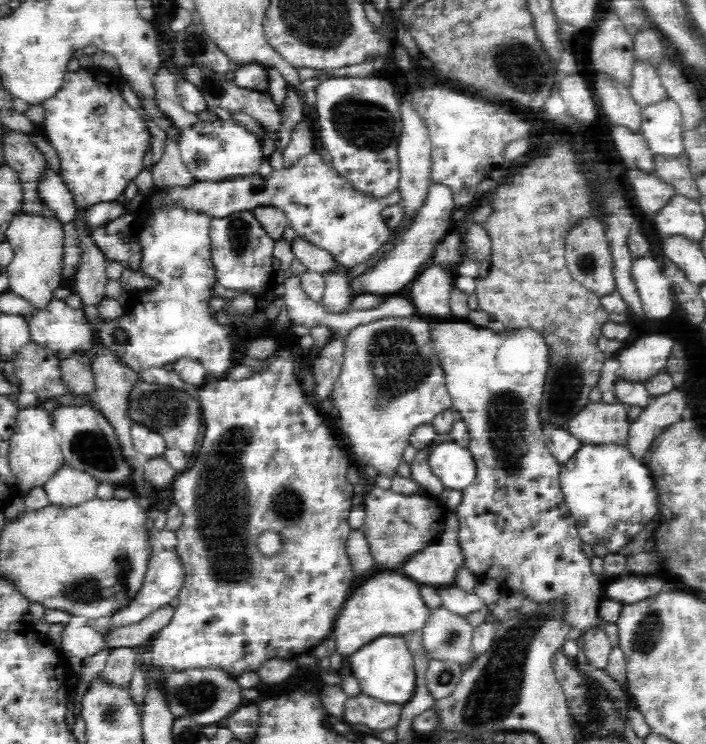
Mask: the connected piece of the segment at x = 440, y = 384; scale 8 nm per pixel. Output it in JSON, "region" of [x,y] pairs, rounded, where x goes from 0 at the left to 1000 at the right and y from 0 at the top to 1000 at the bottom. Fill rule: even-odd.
{"region":[[[540,427],[538,430],[530,430],[530,433],[521,433],[521,435],[510,435],[504,441],[497,441],[484,453],[484,489],[479,511],[475,513],[469,539],[472,544],[482,552],[482,579],[496,590],[499,605],[507,614],[507,624],[530,626],[535,632],[535,638],[555,640],[561,634],[561,628],[571,614],[572,603],[579,599],[578,590],[581,583],[596,573],[603,570],[609,571],[612,565],[626,556],[626,554],[635,554],[642,550],[640,536],[633,523],[630,512],[630,500],[625,491],[625,484],[620,472],[616,469],[616,460],[613,458],[613,437],[606,427]]]}

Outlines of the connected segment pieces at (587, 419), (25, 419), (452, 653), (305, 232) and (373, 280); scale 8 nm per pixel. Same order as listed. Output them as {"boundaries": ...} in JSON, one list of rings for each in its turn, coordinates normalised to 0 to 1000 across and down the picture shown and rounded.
{"boundaries":[[[[853,539],[833,542],[823,554],[813,558],[805,567],[805,582],[822,591],[827,597],[887,597],[892,589],[892,573],[895,565],[890,560],[891,548],[881,542],[858,543]]],[[[23,546],[23,577],[13,591],[13,618],[25,657],[34,665],[61,653],[88,626],[93,625],[85,603],[86,586],[76,571],[76,554],[52,546]]],[[[623,815],[612,821],[599,844],[599,864],[612,884],[644,887],[657,895],[676,882],[670,872],[670,844],[661,828],[643,825]]],[[[450,198],[442,203],[429,207],[416,215],[416,220],[411,220],[408,226],[401,224],[398,228],[387,228],[378,238],[371,238],[368,233],[360,231],[351,237],[340,237],[333,241],[320,241],[312,245],[283,245],[273,247],[271,251],[248,251],[246,254],[224,255],[215,254],[214,261],[224,259],[224,266],[218,267],[218,274],[227,269],[254,269],[263,280],[279,280],[289,285],[296,285],[300,292],[320,292],[329,285],[340,285],[343,282],[358,284],[367,277],[384,277],[402,284],[402,289],[409,297],[414,309],[419,309],[419,315],[425,321],[439,327],[450,333],[466,336],[476,352],[487,360],[501,360],[510,352],[521,349],[542,328],[552,321],[552,306],[544,298],[544,293],[538,289],[542,280],[555,274],[567,273],[569,269],[568,253],[561,247],[558,253],[552,253],[547,258],[547,263],[534,263],[528,258],[513,258],[504,253],[494,242],[484,239],[480,231],[469,220],[469,214],[463,206],[450,206]]],[[[610,246],[603,255],[603,266],[584,293],[581,304],[569,313],[558,333],[545,341],[527,360],[507,372],[510,378],[510,395],[550,399],[569,392],[581,384],[592,370],[602,363],[613,347],[615,333],[623,323],[637,312],[639,297],[650,290],[640,276],[640,259],[630,247]]]]}

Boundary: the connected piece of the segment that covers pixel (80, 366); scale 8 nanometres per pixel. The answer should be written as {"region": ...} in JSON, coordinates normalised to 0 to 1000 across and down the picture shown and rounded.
{"region":[[[105,470],[93,481],[88,481],[84,491],[92,512],[103,527],[127,527],[135,522],[132,500],[122,476],[110,476]]]}

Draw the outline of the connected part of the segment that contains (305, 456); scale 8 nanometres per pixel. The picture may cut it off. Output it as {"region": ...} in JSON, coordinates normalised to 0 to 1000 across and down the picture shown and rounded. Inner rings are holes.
{"region":[[[411,466],[405,469],[388,468],[388,473],[374,484],[377,495],[351,508],[343,511],[329,511],[324,507],[314,509],[297,509],[286,522],[275,522],[255,509],[249,500],[238,499],[229,492],[212,492],[212,495],[198,495],[195,497],[197,508],[207,513],[225,513],[227,516],[246,519],[255,524],[265,526],[268,530],[278,530],[283,543],[286,560],[286,585],[283,586],[283,599],[276,608],[269,626],[255,634],[252,642],[244,651],[244,663],[246,663],[245,675],[252,679],[258,687],[258,704],[248,714],[251,718],[251,734],[248,742],[259,758],[262,769],[262,782],[252,796],[254,812],[248,816],[241,836],[220,849],[204,867],[201,874],[210,876],[212,887],[210,887],[211,898],[225,898],[225,901],[238,902],[263,901],[263,898],[303,898],[313,895],[322,901],[329,909],[340,909],[344,903],[358,901],[363,902],[365,895],[374,887],[382,884],[419,884],[422,879],[439,876],[449,866],[458,863],[470,852],[473,833],[483,821],[486,813],[496,801],[496,782],[499,782],[499,765],[490,746],[490,728],[499,712],[493,708],[493,694],[497,687],[500,653],[490,648],[493,629],[496,629],[496,616],[490,610],[487,599],[482,599],[477,581],[467,578],[459,560],[450,555],[450,550],[445,543],[438,542],[438,535],[431,526],[426,509],[416,504],[419,493],[418,480],[411,472]],[[334,624],[340,626],[340,645],[346,651],[346,661],[348,661],[348,672],[343,680],[343,664],[334,667]],[[374,712],[390,712],[399,720],[399,738],[391,747],[377,750],[368,745],[363,734],[365,720]]]}

